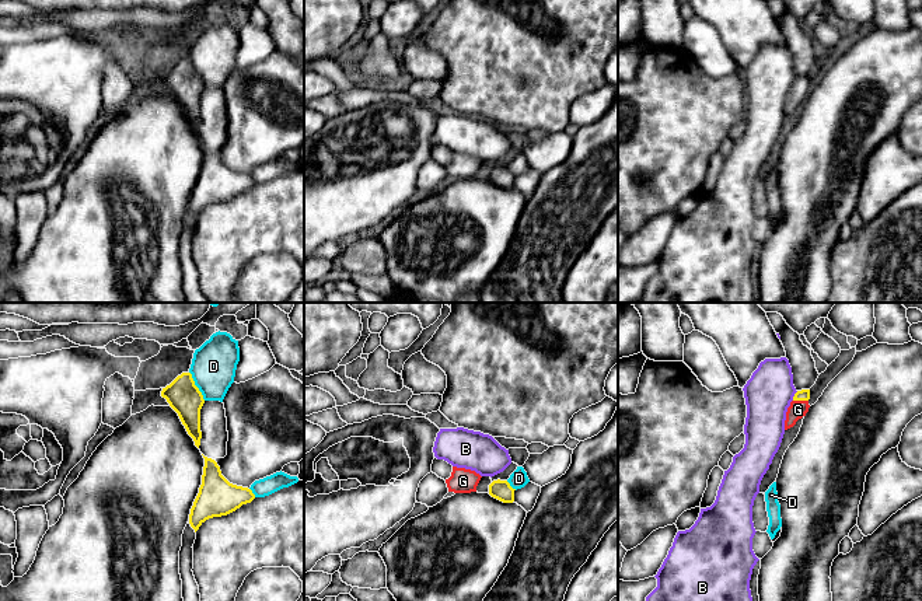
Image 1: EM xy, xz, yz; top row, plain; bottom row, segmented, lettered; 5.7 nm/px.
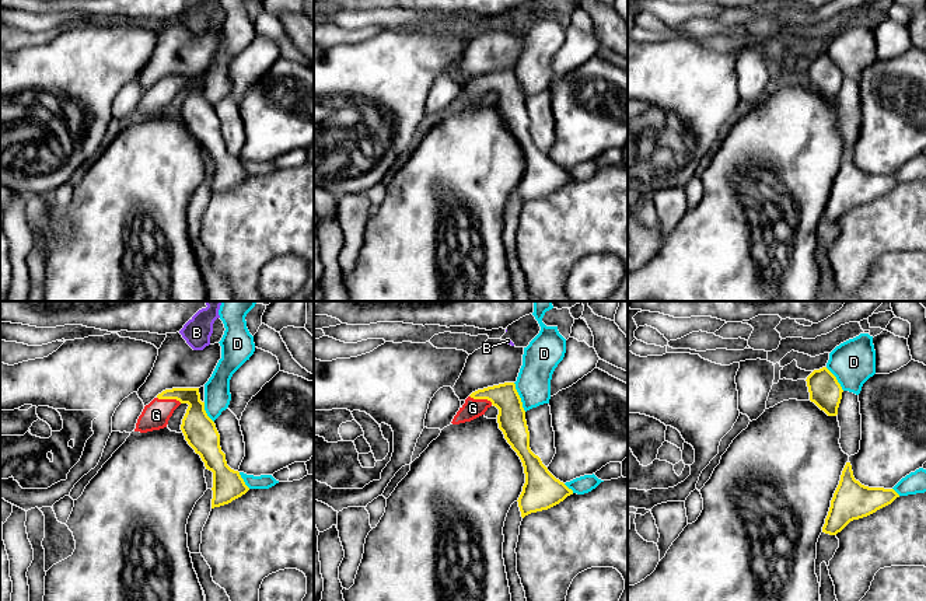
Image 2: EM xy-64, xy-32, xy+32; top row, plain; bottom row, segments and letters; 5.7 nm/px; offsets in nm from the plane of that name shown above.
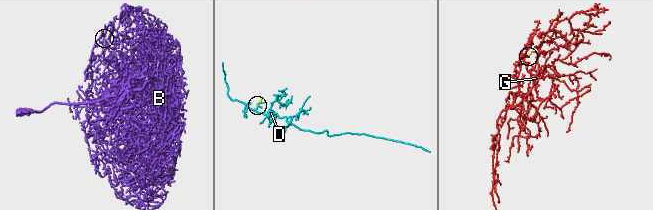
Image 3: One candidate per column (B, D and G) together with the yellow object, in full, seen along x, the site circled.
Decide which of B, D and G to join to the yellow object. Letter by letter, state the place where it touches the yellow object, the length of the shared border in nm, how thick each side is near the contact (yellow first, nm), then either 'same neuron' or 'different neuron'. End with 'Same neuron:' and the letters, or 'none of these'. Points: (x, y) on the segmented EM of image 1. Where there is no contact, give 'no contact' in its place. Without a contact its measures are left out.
B: yz (795, 395) | 70 nm | 60/280 nm | different neuron
D: xy (195, 385) | 190 nm | 190/260 nm | different neuron
G: yz (800, 399) | 90 nm | 60/100 nm | same neuron
Same neuron: G

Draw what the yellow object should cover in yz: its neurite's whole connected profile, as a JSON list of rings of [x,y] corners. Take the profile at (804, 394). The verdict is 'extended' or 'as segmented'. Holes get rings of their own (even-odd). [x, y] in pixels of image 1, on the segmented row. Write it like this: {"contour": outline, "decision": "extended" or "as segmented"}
{"contour": [[[810,389],[797,391],[786,412],[785,430],[793,427],[809,412]]], "decision": "extended"}

